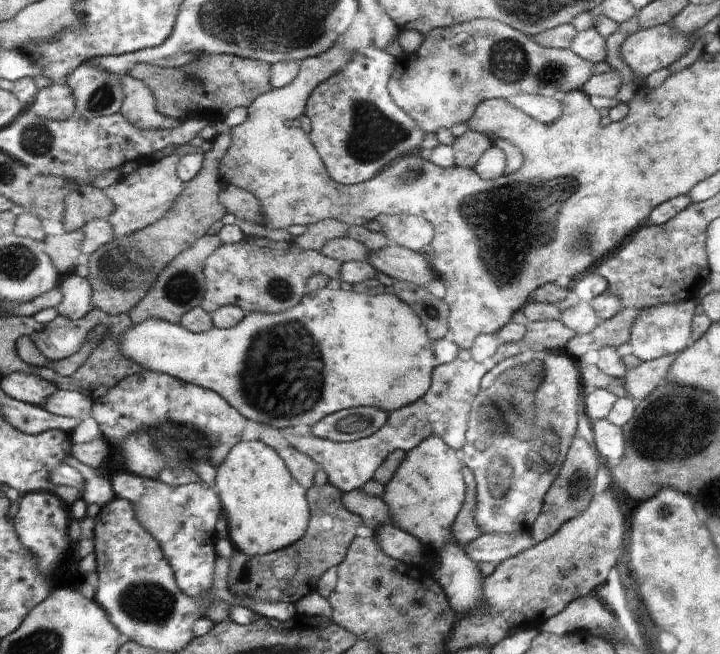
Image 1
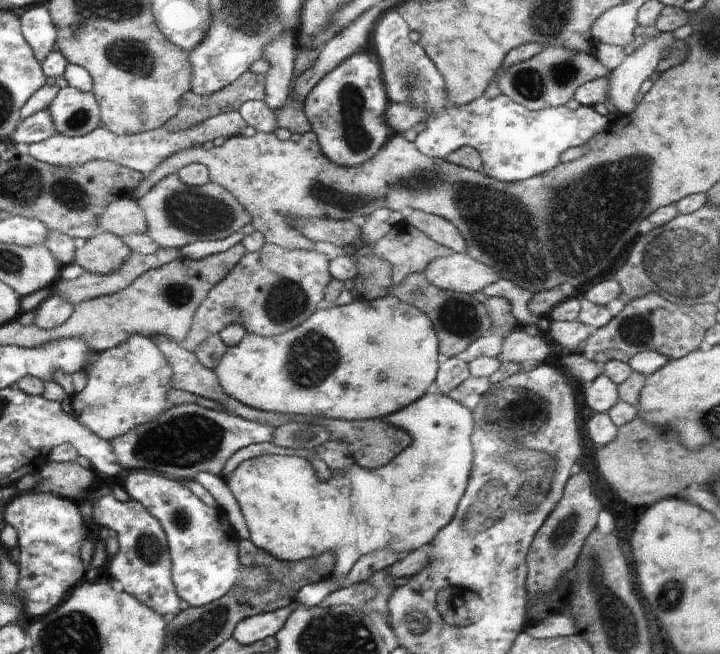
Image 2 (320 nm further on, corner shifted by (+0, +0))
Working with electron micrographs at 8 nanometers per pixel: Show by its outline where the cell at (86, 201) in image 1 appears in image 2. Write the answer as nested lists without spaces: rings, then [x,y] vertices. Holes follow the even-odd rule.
[[[132,196],[122,197],[106,205],[97,223],[101,231],[118,235],[121,238],[132,233],[146,233],[148,230],[145,211],[140,202]]]

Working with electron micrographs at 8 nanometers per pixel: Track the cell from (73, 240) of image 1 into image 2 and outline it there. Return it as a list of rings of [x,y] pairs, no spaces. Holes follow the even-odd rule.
[[[101,231],[76,249],[73,263],[88,272],[107,275],[121,269],[130,254],[132,251],[123,238]]]

